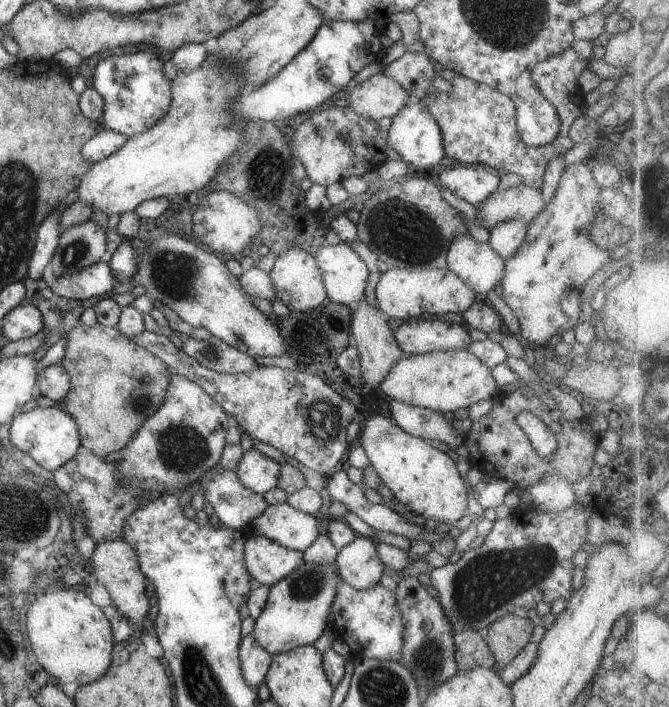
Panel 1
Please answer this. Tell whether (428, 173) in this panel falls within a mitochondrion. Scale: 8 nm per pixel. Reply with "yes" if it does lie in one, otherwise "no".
no

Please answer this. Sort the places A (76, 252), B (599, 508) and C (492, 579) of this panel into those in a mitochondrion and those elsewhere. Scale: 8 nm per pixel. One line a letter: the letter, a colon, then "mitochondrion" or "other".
A: mitochondrion
B: other
C: mitochondrion

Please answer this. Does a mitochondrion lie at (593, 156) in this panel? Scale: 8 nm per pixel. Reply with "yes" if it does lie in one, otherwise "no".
no

